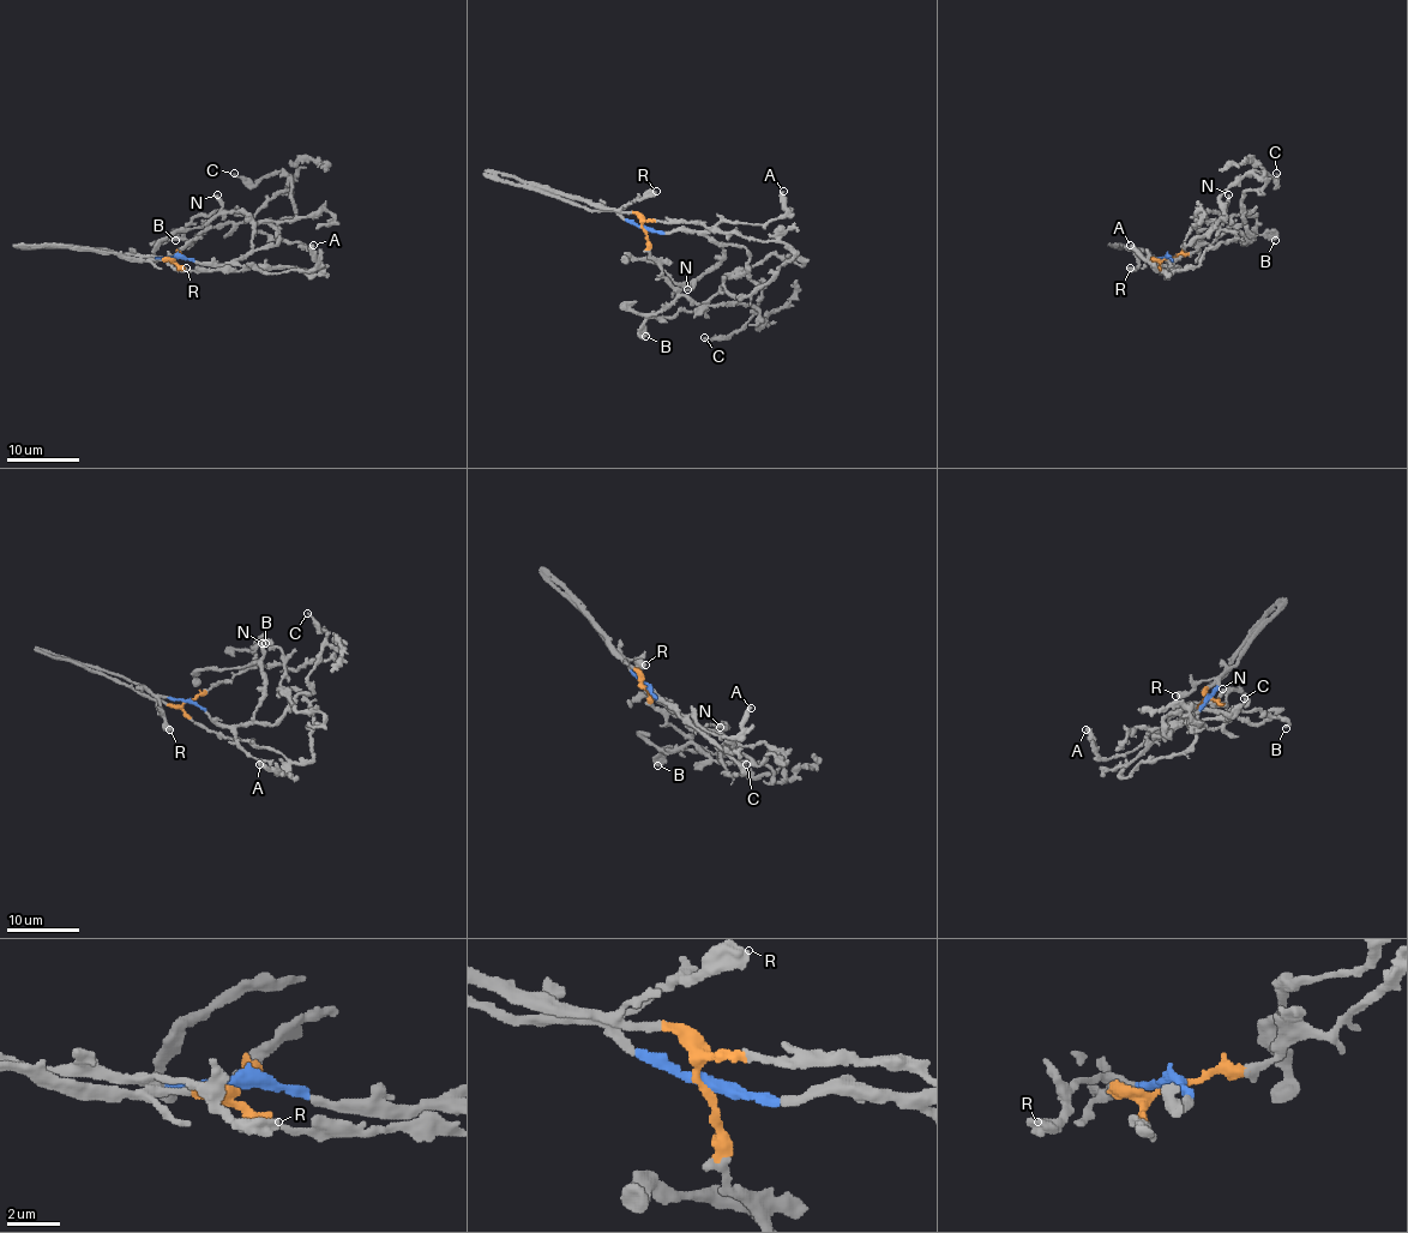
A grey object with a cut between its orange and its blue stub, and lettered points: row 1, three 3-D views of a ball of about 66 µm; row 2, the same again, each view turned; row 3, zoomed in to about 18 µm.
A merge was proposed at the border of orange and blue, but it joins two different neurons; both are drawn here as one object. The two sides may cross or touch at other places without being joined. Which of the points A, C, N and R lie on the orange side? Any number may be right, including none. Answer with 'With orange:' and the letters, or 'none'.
With orange: none

